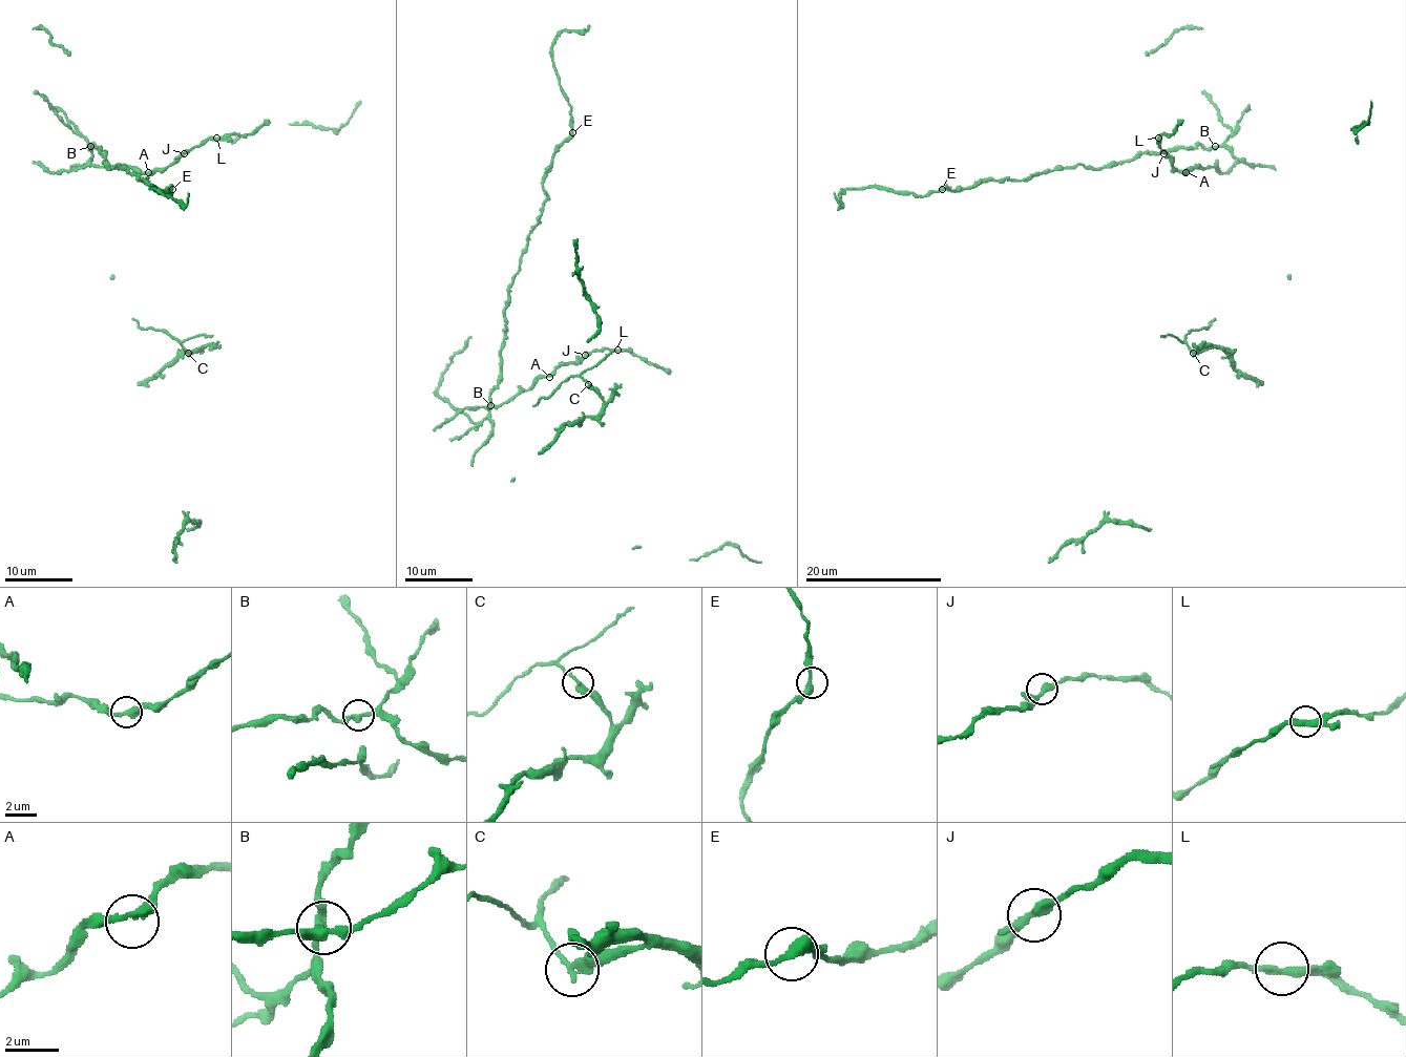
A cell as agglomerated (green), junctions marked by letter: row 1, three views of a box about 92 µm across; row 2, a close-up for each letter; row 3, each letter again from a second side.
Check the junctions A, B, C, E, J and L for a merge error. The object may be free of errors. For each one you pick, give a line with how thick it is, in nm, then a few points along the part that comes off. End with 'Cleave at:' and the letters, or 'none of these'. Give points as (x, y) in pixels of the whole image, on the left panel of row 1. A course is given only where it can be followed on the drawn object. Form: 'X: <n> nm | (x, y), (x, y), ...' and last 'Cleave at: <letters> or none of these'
C: 340 nm | (187, 353), (162, 331), (142, 329), (132, 318)
Cleave at: C

